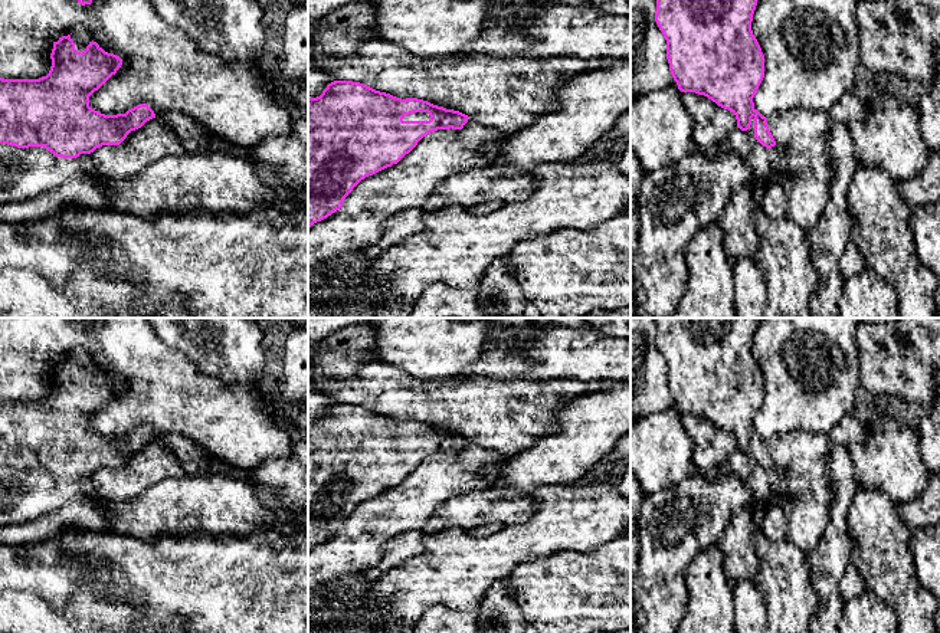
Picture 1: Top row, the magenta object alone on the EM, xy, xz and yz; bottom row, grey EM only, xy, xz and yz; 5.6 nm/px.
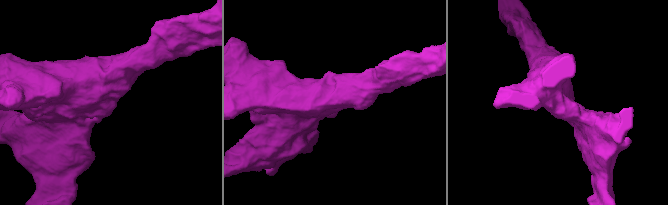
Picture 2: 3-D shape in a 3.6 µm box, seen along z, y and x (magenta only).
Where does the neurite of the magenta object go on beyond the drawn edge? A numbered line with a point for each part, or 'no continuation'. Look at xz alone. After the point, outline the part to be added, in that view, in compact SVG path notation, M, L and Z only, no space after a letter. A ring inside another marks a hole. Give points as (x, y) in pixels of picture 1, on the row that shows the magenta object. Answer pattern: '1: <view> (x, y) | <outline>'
1: xz (418, 115) | M415 112L403 117L403 121L429 121L429 119L430 115L428 112Z

